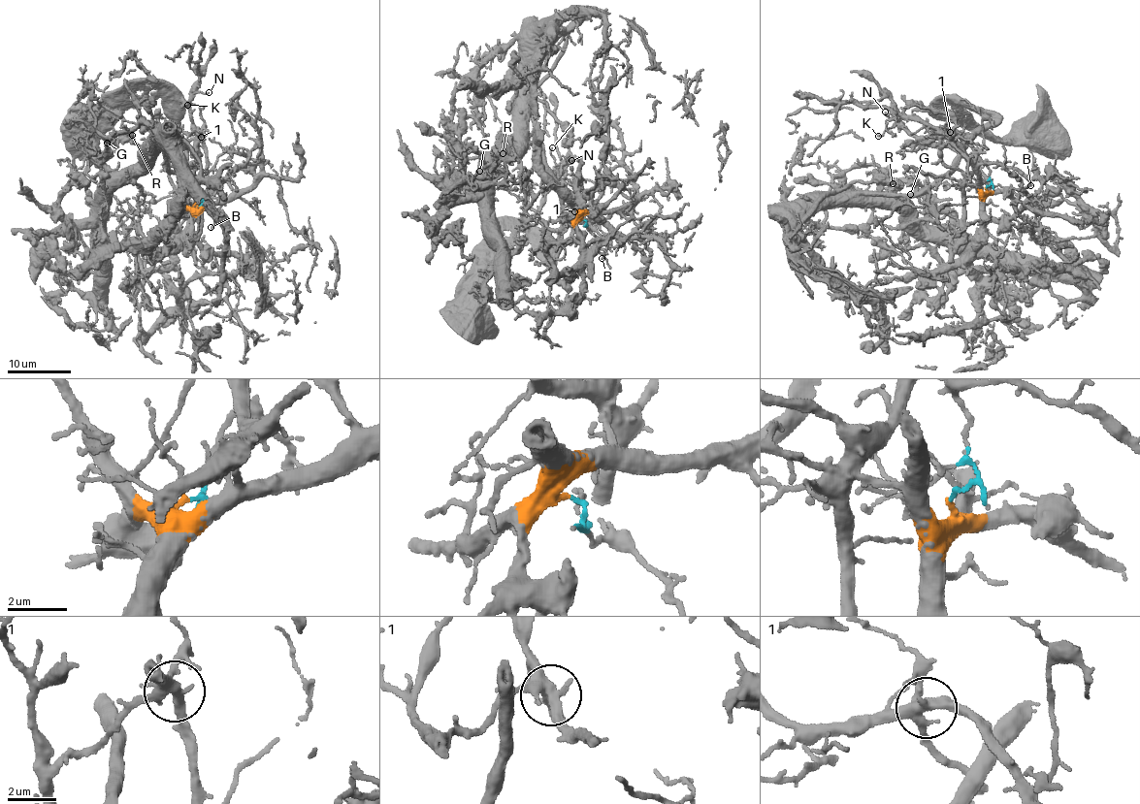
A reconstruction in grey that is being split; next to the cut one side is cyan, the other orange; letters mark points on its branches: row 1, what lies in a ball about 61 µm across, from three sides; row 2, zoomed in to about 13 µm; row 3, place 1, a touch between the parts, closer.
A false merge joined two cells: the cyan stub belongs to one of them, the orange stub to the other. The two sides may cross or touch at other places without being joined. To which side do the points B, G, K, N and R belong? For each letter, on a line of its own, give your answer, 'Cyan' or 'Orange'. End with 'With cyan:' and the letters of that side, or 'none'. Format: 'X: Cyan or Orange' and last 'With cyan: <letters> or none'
B: Cyan
G: Orange
K: Cyan
N: Cyan
R: Orange
With cyan: B, K, N

